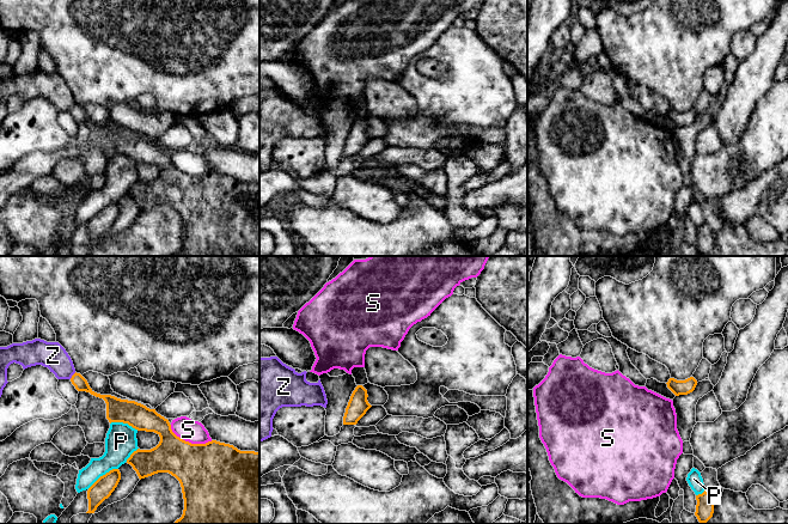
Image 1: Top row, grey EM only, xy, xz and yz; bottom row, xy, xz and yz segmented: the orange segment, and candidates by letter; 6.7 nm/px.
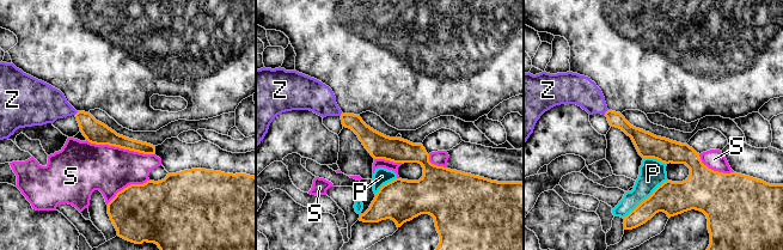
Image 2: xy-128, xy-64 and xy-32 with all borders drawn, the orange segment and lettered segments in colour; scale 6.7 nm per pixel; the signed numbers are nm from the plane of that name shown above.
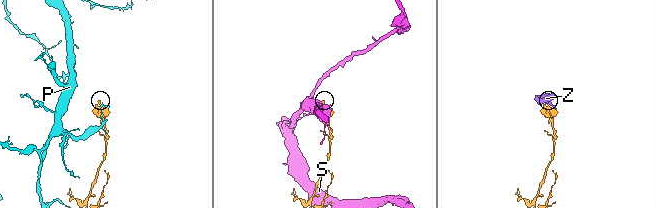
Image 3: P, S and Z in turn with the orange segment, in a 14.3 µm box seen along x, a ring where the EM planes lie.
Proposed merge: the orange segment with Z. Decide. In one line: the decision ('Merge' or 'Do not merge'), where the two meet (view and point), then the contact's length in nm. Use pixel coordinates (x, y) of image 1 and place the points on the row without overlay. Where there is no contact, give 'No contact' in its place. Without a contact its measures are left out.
Do not merge. Touches orange at xy (72, 108). Shared border 60 nm

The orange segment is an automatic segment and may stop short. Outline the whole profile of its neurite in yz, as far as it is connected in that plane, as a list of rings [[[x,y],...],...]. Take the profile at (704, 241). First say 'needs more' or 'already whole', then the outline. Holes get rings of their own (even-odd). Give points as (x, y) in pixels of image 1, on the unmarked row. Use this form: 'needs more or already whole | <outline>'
already whole | [[[704,223],[702,226],[696,227],[697,237],[695,248],[700,255],[707,255],[714,245],[714,232]]]

